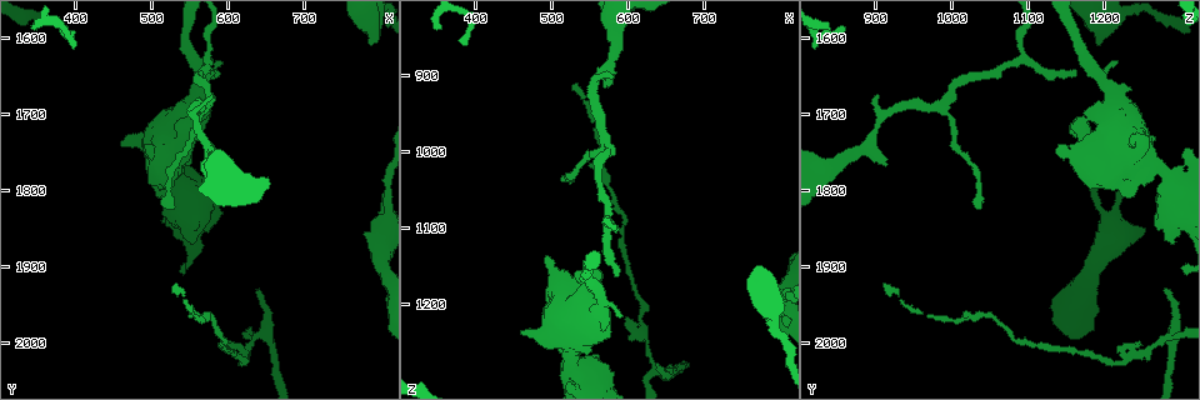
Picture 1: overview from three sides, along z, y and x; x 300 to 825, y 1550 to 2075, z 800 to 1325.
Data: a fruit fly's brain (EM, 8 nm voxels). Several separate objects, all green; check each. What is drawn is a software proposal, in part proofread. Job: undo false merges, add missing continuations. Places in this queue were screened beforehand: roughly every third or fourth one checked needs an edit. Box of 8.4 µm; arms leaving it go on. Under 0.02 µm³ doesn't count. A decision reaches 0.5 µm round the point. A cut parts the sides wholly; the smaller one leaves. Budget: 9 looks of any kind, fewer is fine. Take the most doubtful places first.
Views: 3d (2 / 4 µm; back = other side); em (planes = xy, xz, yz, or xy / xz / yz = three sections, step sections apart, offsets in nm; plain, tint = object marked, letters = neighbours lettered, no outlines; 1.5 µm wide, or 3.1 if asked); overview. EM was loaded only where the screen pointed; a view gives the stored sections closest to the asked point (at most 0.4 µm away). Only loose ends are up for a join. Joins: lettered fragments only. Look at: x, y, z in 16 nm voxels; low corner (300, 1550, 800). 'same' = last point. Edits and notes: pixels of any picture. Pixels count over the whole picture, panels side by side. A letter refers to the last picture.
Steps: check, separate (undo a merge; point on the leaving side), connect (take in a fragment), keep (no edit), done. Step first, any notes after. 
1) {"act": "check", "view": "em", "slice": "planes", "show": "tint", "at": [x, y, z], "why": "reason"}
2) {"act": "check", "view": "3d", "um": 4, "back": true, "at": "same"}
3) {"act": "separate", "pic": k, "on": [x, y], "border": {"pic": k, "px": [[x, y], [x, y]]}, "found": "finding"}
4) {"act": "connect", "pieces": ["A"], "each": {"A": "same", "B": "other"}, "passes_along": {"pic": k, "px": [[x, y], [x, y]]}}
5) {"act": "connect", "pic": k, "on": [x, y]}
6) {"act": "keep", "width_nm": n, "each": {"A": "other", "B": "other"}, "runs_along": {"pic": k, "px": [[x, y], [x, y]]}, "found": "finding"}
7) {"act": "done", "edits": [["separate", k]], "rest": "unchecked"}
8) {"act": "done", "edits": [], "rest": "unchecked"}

{"act": "check", "view": "3d", "um": 2, "at": [460, 1740, 1240], "why": "branch stops here"}

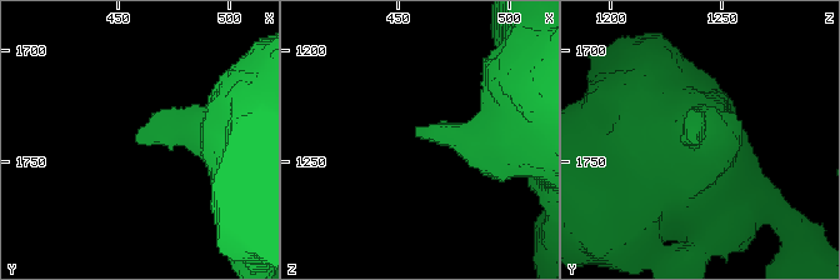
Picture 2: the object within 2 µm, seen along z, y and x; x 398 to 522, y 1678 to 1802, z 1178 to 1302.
{"act": "check", "view": "em", "slice": "planes", "show": "letters", "at": [459, 1740, 1236], "why": "shape alone is not enough"}

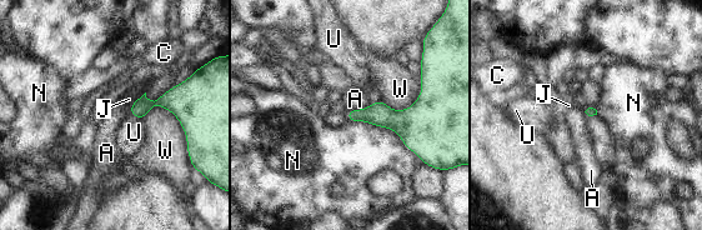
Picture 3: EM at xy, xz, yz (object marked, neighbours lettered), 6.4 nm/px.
{"act": "keep", "longest_contact_nm": ["N", 550], "each": {"A": "other", "C": "other", "J": "other", "N": "other", "U": "other", "W": "other"}, "found": "no lettered fragment goes on from it"}

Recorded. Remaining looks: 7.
{"act": "check", "view": "em", "slice": "planes", "show": "letters", "at": [785, 1605, 1195], "why": "free end"}

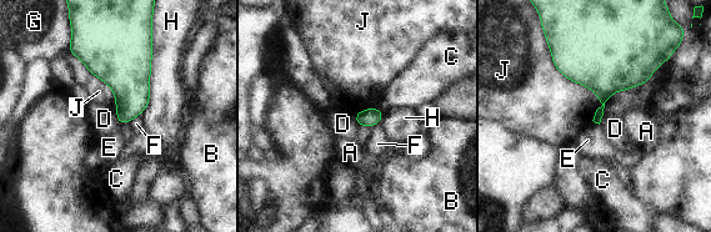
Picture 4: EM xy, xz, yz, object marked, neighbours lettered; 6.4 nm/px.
{"act": "keep", "each": {"A": "other", "B": "other", "C": "other", "D": "other", "E": "other", "F": "other", "G": "other", "H": "other", "J": "other"}, "border": {"pic": 4, "px": [[115, 107], [115, 115], [120, 125]]}, "found": "none of them fits"}

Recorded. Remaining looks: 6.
{"act": "check", "view": "3d", "um": 2, "at": [565, 1765, 915], "why": "free end"}

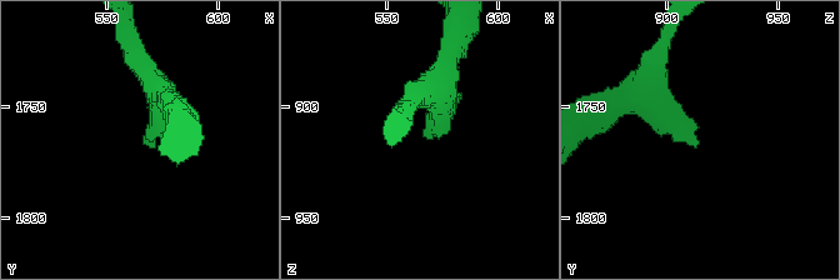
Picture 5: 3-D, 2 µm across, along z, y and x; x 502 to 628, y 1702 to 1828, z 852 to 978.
{"act": "check", "view": "em", "slice": "yz", "step": 8, "show": "plain", "at": [565, 1764, 912]}

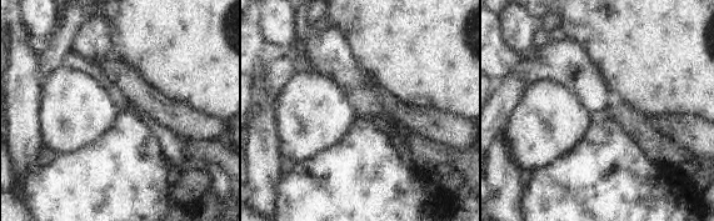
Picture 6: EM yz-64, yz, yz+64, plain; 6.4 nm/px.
{"act": "check", "view": "em", "slice": "yz", "step": 8, "show": "letters", "at": "same", "why": "see the neighbours"}

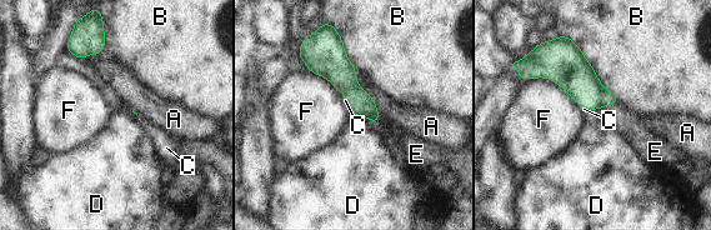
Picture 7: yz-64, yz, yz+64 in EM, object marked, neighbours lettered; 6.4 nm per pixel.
{"act": "connect", "pieces": ["C"], "each": {"A": "other", "B": "other", "C": "same", "D": "other", "E": "other", "F": "other"}, "passes_along": {"pic": 7, "px": [[360, 103], [377, 121], [384, 126]]}, "found": "the neuron continues"}

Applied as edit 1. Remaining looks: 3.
{"act": "check", "view": "overview"}

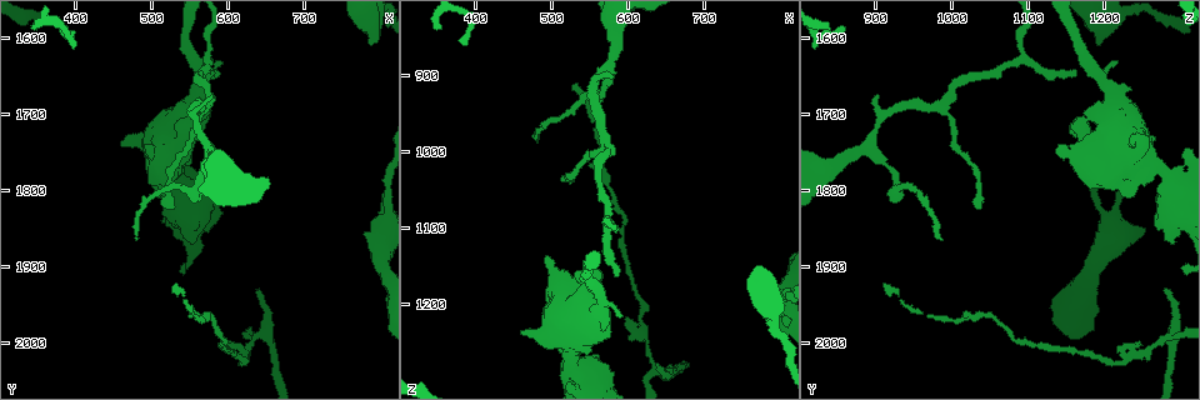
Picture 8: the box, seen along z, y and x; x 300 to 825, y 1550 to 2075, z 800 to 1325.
{"act": "check", "view": "em", "slice": "planes", "show": "letters", "at": [480, 1865, 985], "why": "tapers out"}

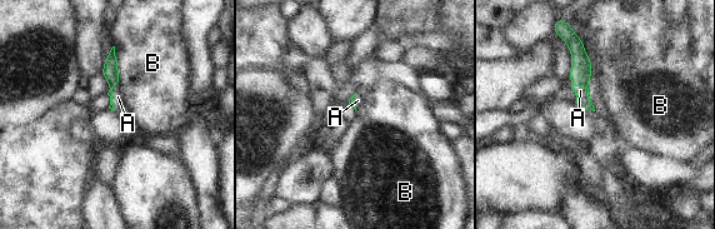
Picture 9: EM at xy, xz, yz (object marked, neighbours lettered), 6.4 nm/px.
{"act": "connect", "pieces": ["A"], "each": {"A": "same", "B": "other"}, "passes_along": {"pic": 9, "px": [[580, 73], [580, 99], [580, 90]]}, "found": "the neuron continues"}

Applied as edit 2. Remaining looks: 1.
{"act": "done", "edits": [["connect", 7], ["connect", 9]], "rest": "unchecked"}

